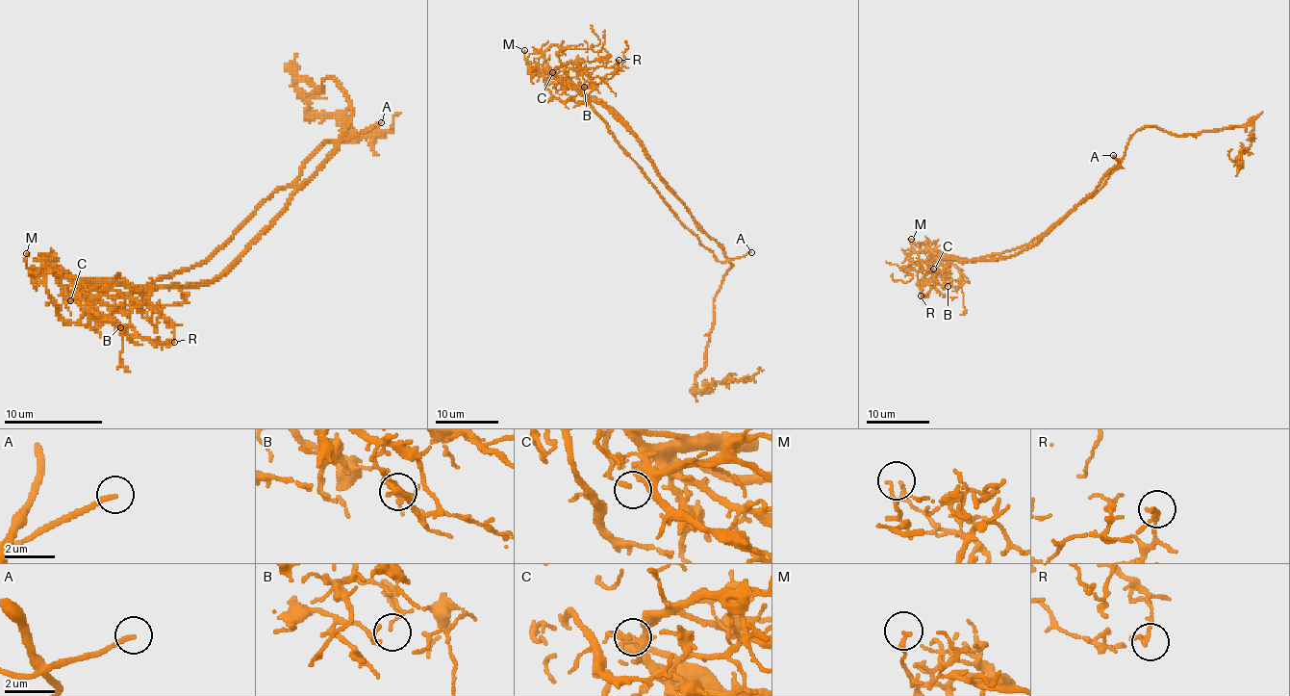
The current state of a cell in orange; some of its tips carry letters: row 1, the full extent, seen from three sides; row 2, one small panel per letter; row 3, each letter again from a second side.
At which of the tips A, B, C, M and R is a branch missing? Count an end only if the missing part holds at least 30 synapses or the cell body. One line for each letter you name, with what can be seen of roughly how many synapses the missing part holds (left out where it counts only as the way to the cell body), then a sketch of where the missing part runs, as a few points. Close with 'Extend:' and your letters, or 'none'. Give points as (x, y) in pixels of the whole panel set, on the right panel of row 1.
Extend: A

